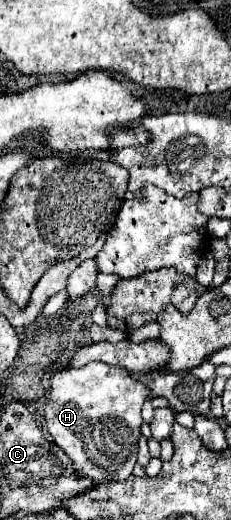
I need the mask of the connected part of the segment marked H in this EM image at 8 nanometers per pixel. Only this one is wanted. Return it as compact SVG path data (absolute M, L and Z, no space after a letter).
M101 362L87 364L83 368L59 368L51 376L41 396L33 402L23 402L29 410L41 410L41 418L51 434L53 442L71 458L75 472L81 478L89 478L95 484L119 482L131 476L137 462L137 440L141 436L141 408L151 398L151 390L139 380L131 378L127 370L117 366L107 366Z

